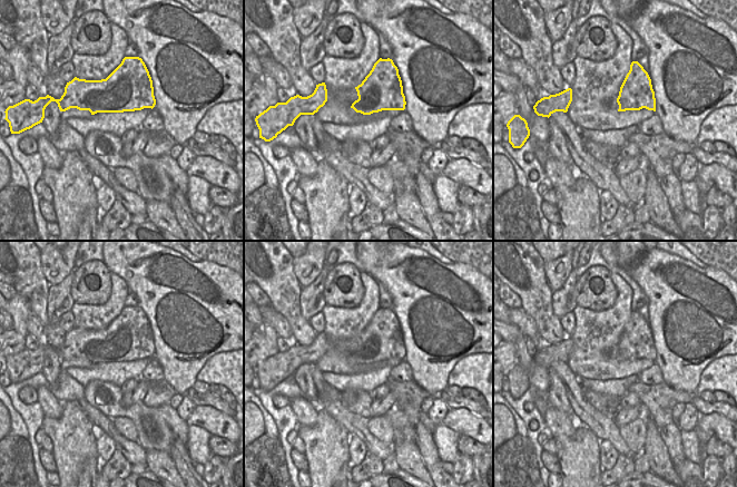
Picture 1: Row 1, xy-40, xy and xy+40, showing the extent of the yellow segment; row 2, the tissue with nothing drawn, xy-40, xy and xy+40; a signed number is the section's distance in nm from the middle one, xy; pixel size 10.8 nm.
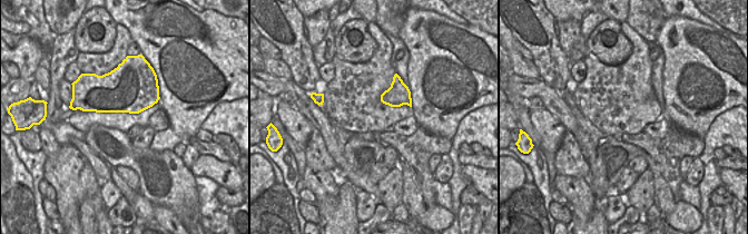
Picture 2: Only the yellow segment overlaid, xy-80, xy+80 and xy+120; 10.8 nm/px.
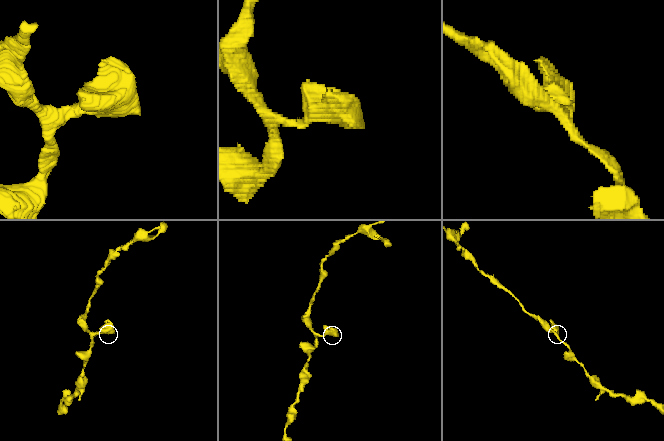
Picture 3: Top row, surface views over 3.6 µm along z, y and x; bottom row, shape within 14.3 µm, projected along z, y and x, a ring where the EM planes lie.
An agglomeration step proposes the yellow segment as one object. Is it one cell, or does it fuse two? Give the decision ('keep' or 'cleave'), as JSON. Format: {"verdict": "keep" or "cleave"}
{"verdict": "keep"}

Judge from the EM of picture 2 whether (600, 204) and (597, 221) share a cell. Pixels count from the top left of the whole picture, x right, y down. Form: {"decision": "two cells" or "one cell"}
{"decision": "one cell"}

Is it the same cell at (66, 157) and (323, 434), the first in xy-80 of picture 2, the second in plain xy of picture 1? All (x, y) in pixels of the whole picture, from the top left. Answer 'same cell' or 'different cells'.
same cell

